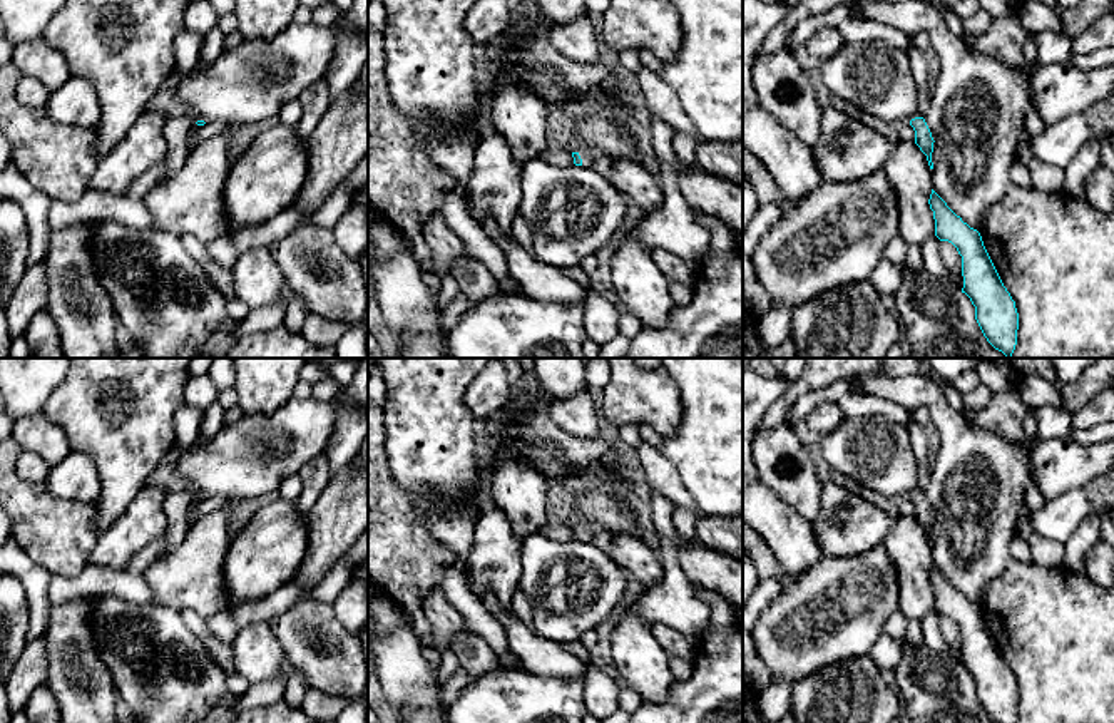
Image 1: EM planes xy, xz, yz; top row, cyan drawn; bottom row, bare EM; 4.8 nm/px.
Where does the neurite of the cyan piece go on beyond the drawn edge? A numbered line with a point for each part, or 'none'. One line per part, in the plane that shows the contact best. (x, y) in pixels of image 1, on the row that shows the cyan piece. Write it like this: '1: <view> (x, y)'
1: xz (608, 138)

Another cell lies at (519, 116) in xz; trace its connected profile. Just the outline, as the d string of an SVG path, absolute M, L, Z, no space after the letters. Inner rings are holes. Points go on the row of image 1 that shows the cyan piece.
M508 70L498 79L490 114L495 134L507 142L520 166L539 157L547 147L547 107Z

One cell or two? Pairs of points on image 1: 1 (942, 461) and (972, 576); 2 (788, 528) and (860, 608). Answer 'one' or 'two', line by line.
1: one
2: two

